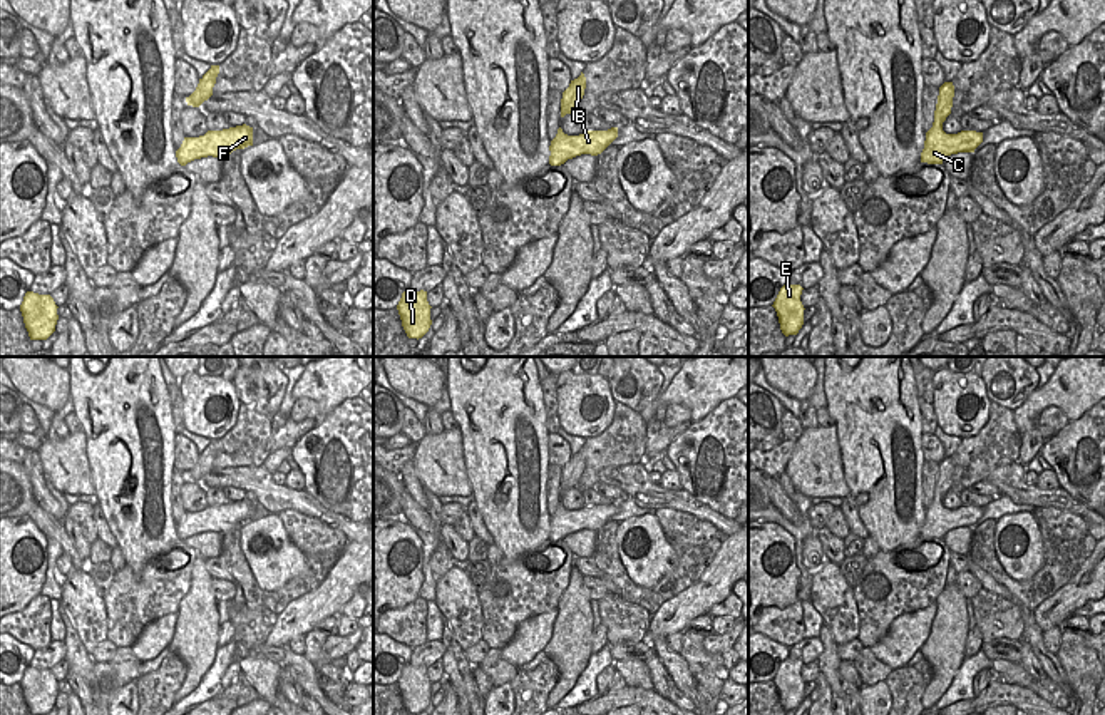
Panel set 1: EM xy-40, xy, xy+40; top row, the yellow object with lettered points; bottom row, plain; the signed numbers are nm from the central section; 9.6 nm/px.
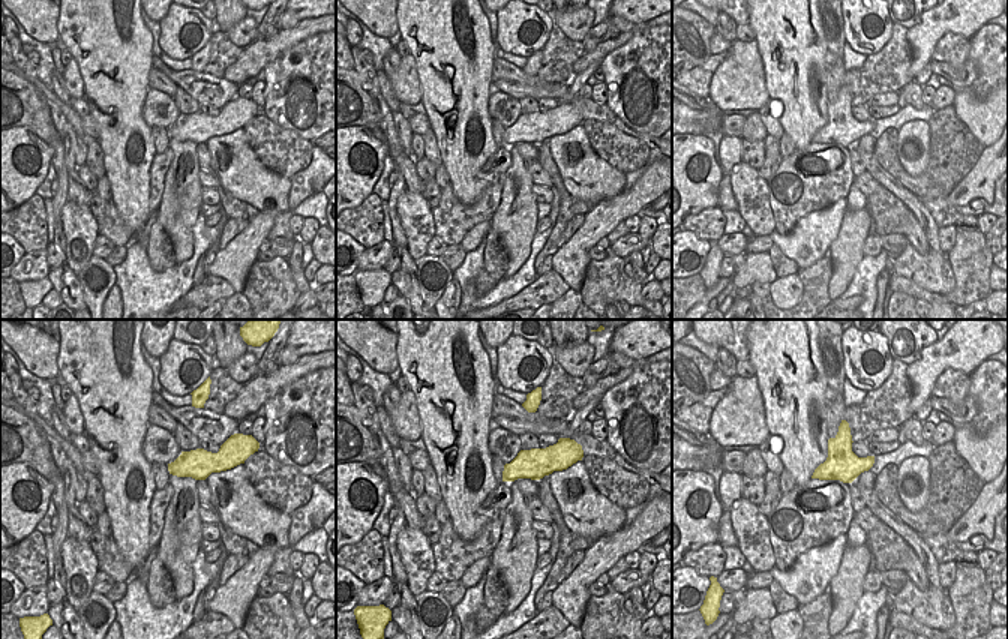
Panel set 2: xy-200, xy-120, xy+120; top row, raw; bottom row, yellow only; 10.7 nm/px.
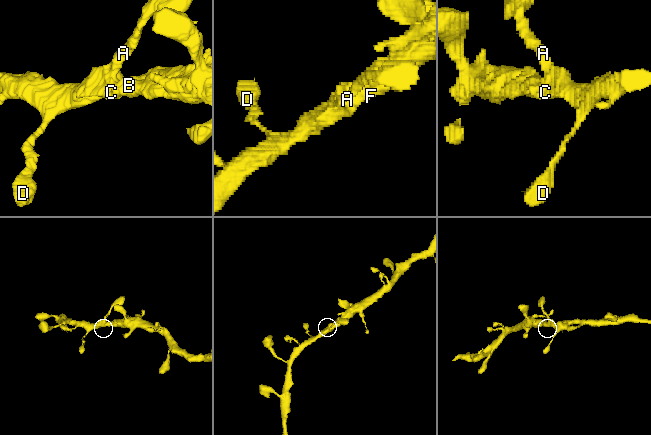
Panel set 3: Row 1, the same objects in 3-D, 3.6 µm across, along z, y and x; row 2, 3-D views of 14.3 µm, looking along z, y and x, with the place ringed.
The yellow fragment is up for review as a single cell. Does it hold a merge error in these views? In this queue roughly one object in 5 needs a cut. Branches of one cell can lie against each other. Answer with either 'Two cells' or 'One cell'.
One cell.

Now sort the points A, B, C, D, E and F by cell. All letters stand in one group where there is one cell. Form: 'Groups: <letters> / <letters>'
Groups: A B C D E F.

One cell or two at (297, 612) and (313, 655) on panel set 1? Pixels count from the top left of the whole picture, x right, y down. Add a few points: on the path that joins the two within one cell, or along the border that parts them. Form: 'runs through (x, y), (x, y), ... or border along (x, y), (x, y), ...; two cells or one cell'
border along (313, 628), (305, 635); two cells

